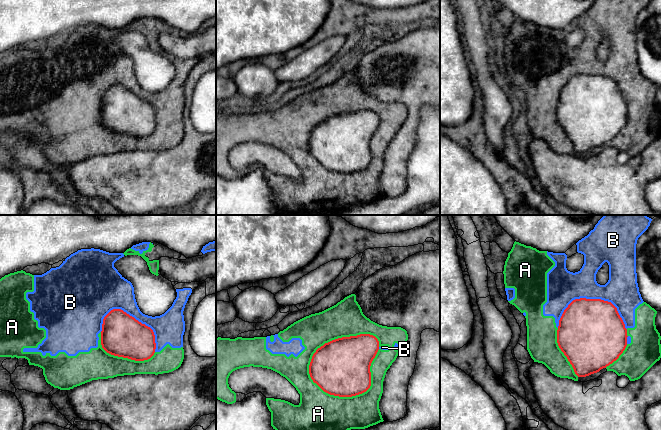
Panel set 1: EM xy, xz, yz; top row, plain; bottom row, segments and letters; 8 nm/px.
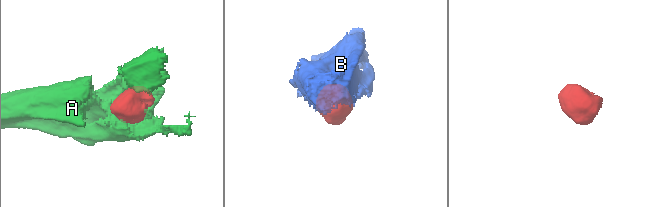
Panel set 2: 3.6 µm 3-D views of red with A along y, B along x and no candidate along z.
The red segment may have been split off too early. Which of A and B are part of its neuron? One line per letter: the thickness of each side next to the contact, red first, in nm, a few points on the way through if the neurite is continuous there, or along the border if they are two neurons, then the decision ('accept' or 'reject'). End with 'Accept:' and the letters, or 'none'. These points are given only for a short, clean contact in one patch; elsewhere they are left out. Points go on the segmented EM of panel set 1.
A: 460/280 nm | reject
B: 500/260 nm | reject
Accept: none

